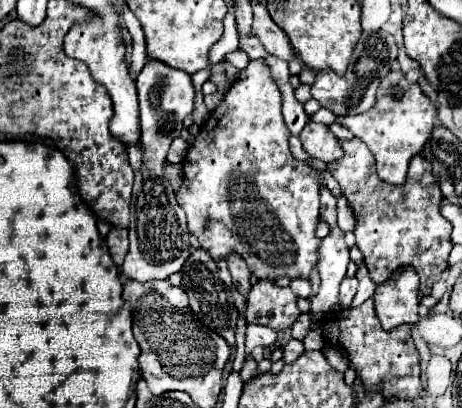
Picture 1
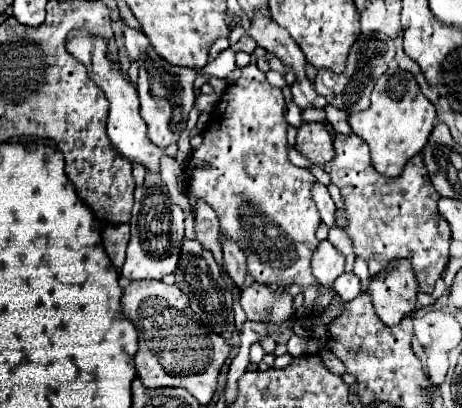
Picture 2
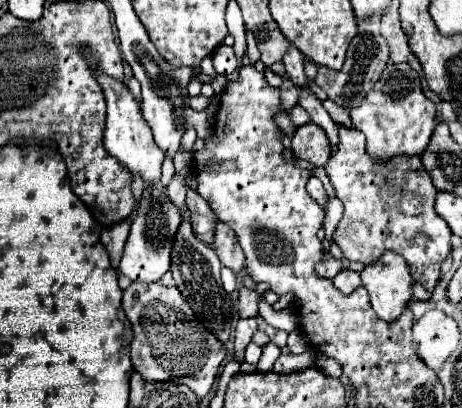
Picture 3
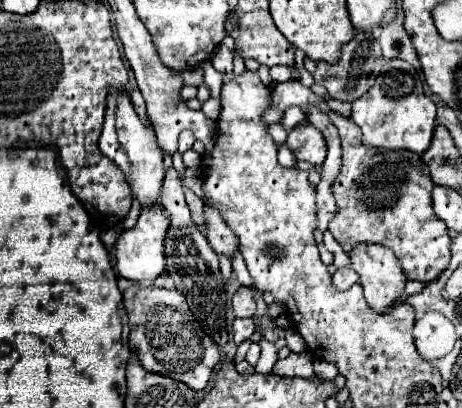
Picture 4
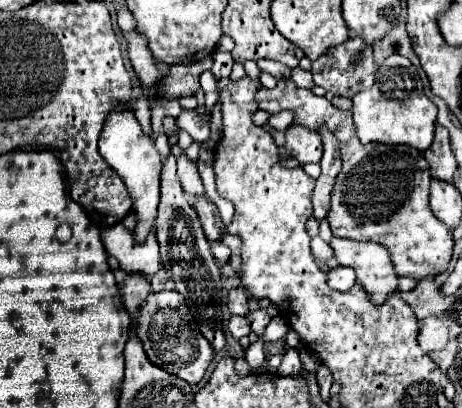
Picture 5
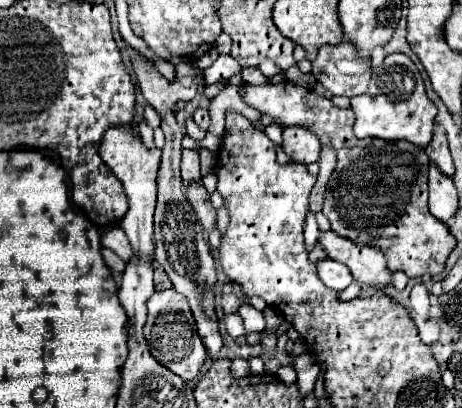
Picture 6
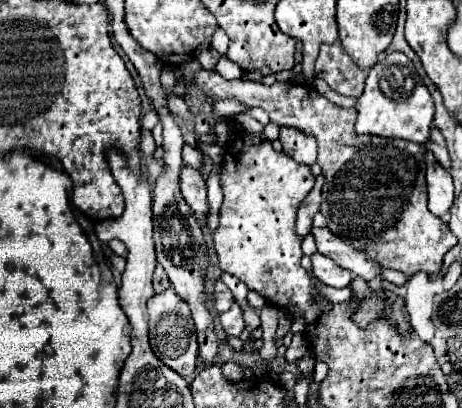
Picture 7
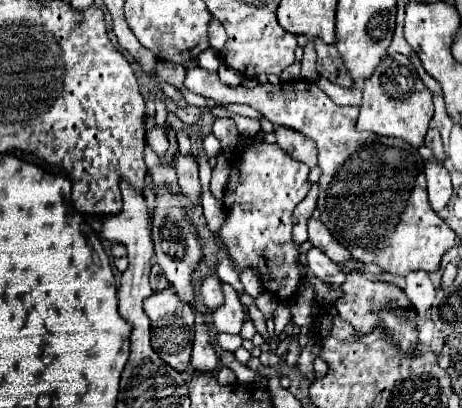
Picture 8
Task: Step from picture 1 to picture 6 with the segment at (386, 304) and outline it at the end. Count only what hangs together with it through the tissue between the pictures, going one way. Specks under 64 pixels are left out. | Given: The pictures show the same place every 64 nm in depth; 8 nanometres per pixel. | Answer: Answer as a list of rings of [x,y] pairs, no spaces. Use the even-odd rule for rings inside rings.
[[[334,232],[320,234],[320,242],[332,260],[350,268],[358,284],[374,286],[378,290],[384,290],[388,284],[392,284],[392,272],[388,270],[384,252],[380,252],[380,248],[370,244],[356,244],[348,238],[336,236]]]

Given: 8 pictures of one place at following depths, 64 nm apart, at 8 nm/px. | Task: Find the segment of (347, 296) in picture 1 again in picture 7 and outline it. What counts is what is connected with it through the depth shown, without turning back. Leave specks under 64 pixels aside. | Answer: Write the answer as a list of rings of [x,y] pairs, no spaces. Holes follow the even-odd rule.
[[[320,252],[312,254],[312,272],[322,284],[332,288],[346,288],[352,282],[352,274],[348,270],[340,268],[334,260],[322,256]]]

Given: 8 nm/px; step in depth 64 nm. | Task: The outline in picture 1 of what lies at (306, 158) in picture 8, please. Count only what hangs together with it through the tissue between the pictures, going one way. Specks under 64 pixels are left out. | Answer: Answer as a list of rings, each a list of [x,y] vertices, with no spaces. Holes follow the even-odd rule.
[[[308,122],[304,126],[304,130],[300,132],[300,140],[302,140],[304,150],[310,156],[324,160],[324,162],[334,162],[334,160],[342,158],[342,154],[344,154],[338,138],[324,124]]]

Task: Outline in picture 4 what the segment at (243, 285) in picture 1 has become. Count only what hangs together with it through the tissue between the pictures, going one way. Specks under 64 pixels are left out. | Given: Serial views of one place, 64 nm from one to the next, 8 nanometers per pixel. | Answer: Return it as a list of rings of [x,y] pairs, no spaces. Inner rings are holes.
[[[204,206],[204,218],[206,218],[206,238],[216,254],[224,254],[230,260],[238,252],[238,238],[236,234],[226,226],[220,212],[212,206]]]

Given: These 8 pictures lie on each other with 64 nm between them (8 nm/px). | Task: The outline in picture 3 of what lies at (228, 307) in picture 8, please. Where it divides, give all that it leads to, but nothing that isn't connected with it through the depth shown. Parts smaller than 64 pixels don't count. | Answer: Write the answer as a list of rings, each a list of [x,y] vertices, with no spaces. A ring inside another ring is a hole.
[[[240,318],[236,326],[236,340],[234,340],[234,350],[236,350],[236,360],[242,364],[244,362],[244,350],[250,344],[254,332],[258,332],[258,324],[254,318]]]

